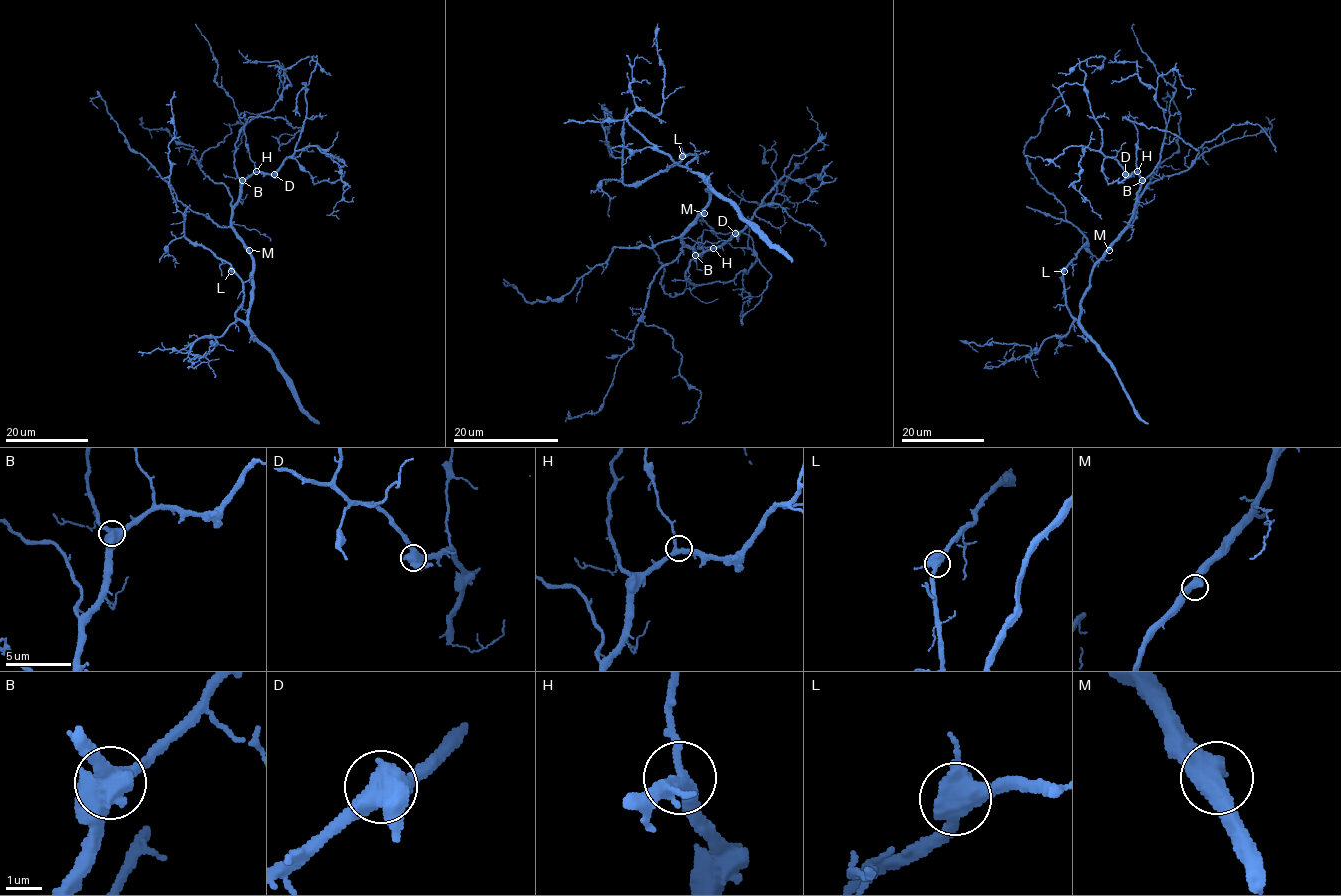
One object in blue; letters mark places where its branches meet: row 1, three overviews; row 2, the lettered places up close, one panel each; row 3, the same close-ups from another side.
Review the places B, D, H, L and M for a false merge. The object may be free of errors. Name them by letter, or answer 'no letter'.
no letter

